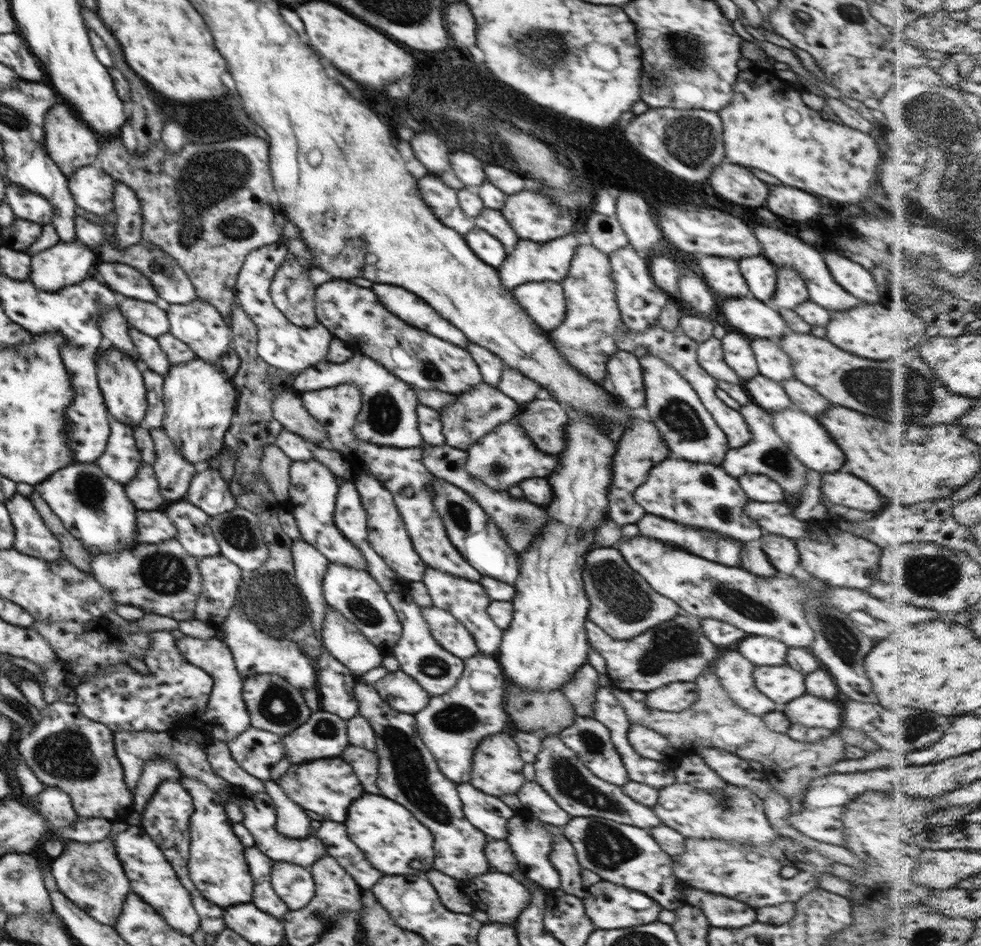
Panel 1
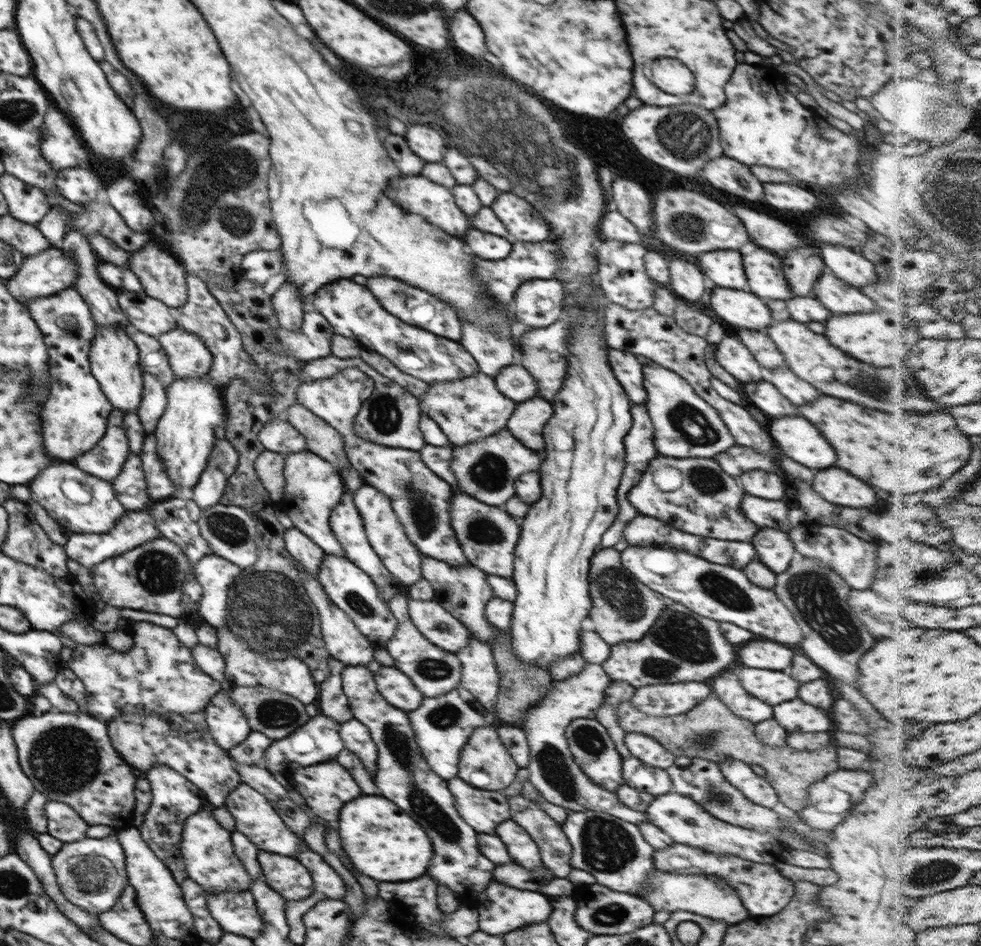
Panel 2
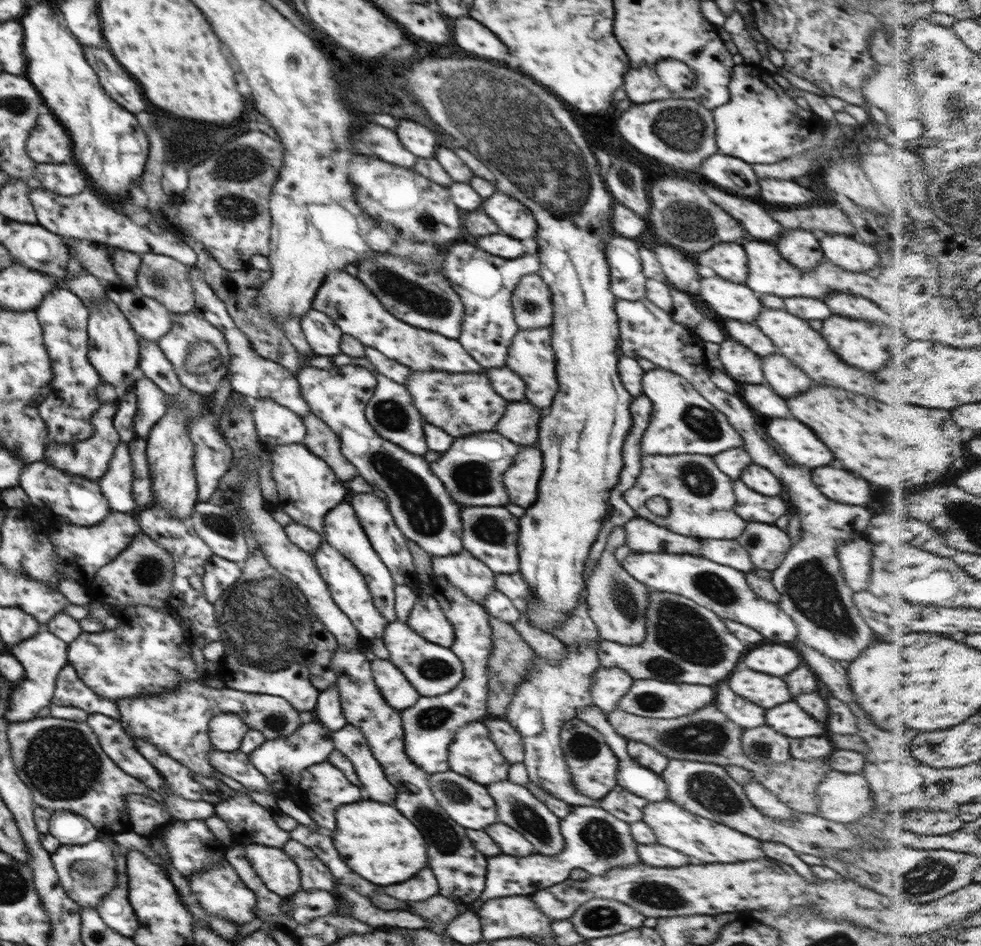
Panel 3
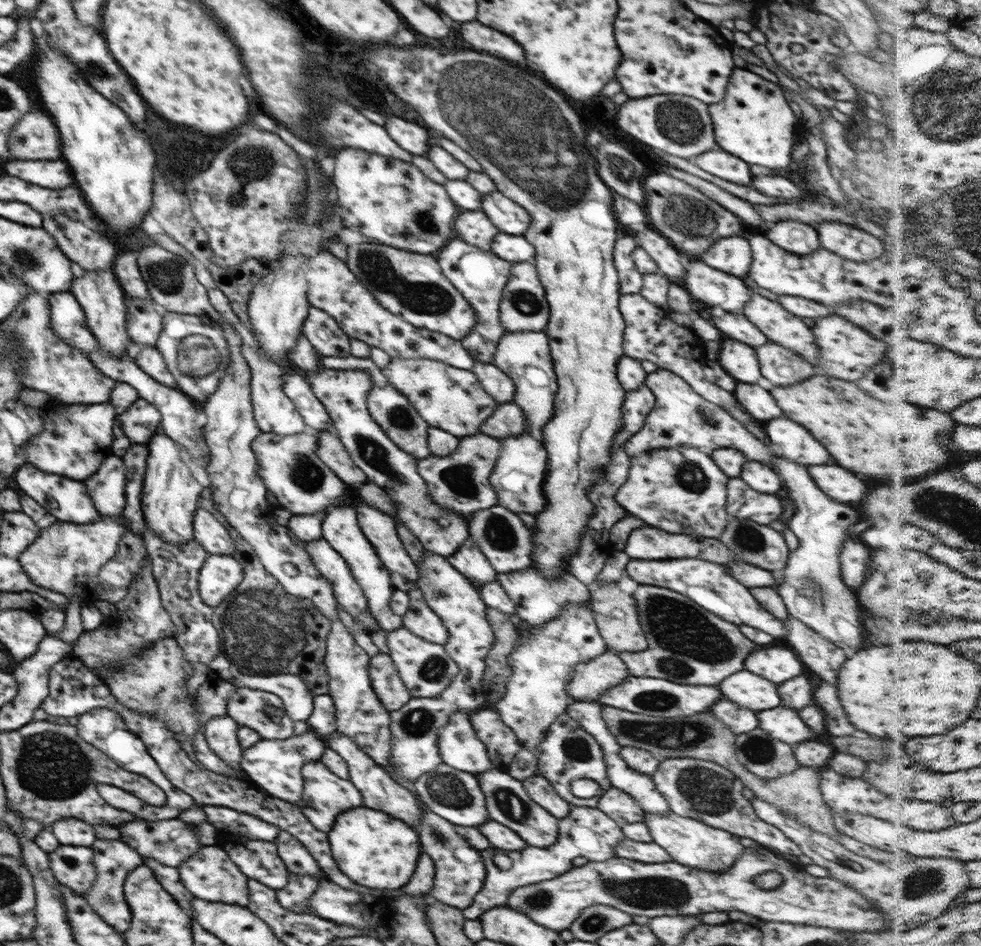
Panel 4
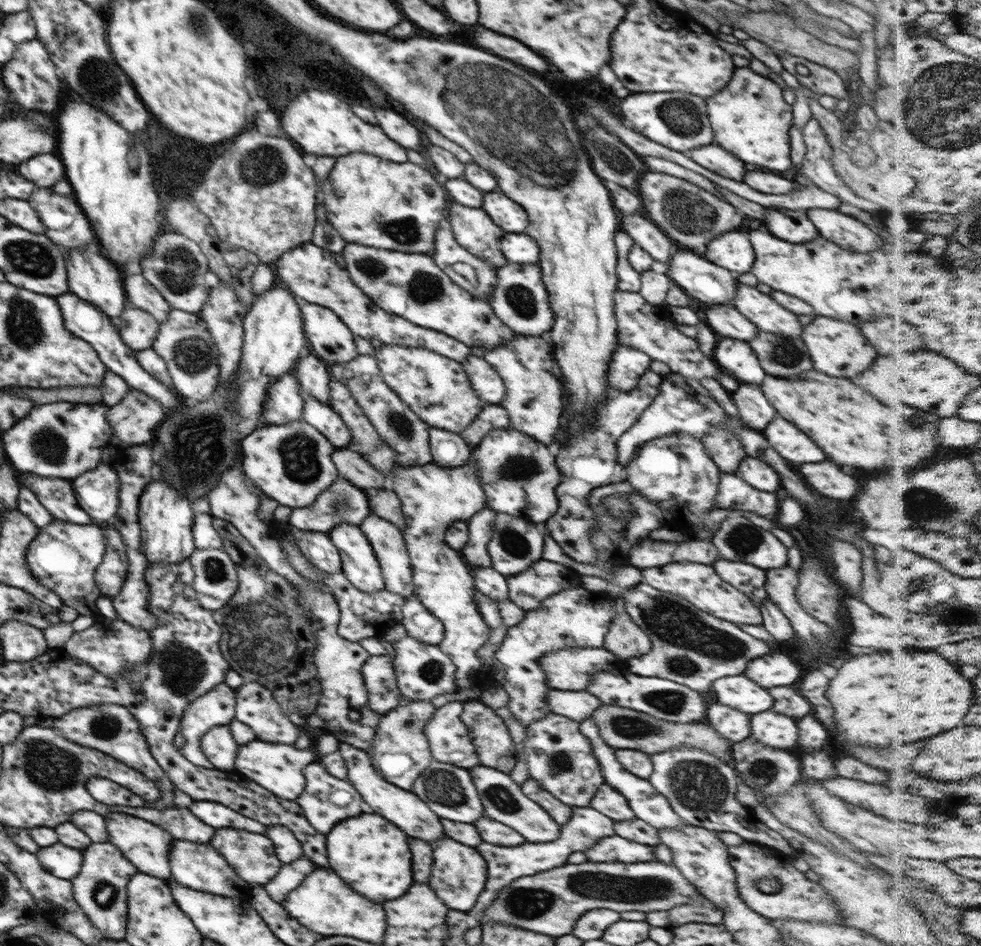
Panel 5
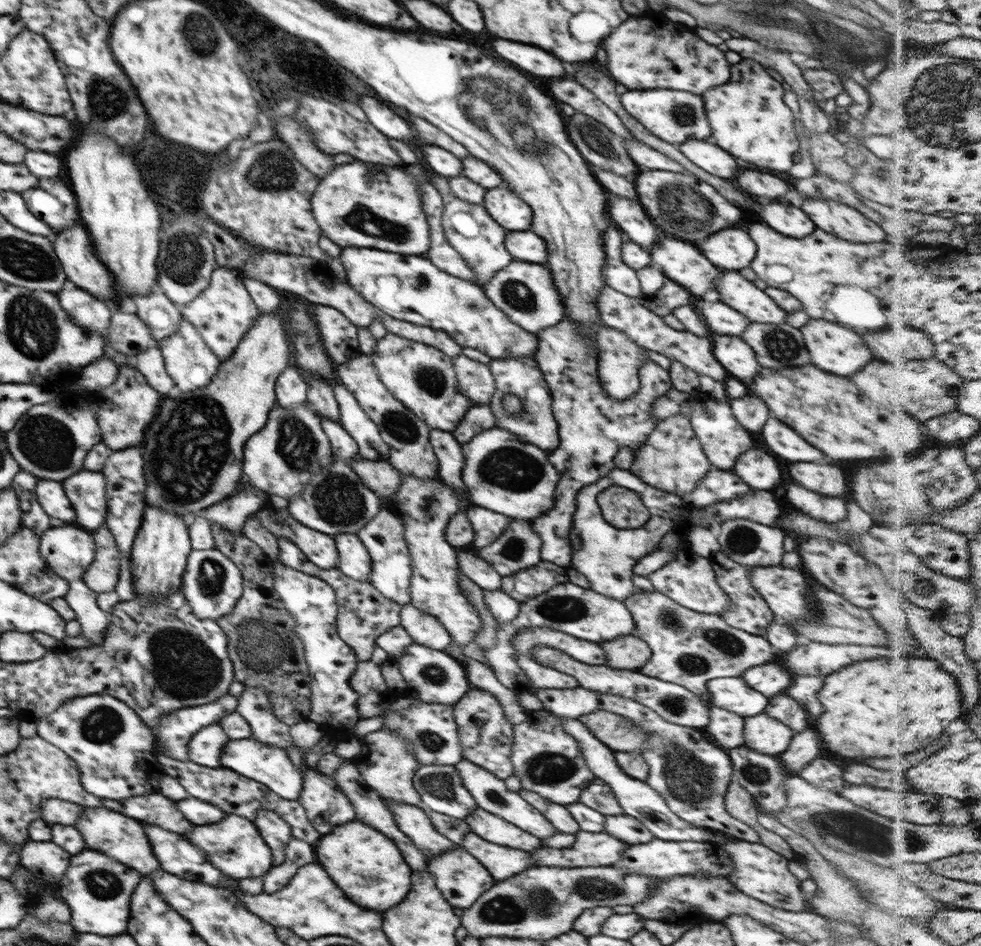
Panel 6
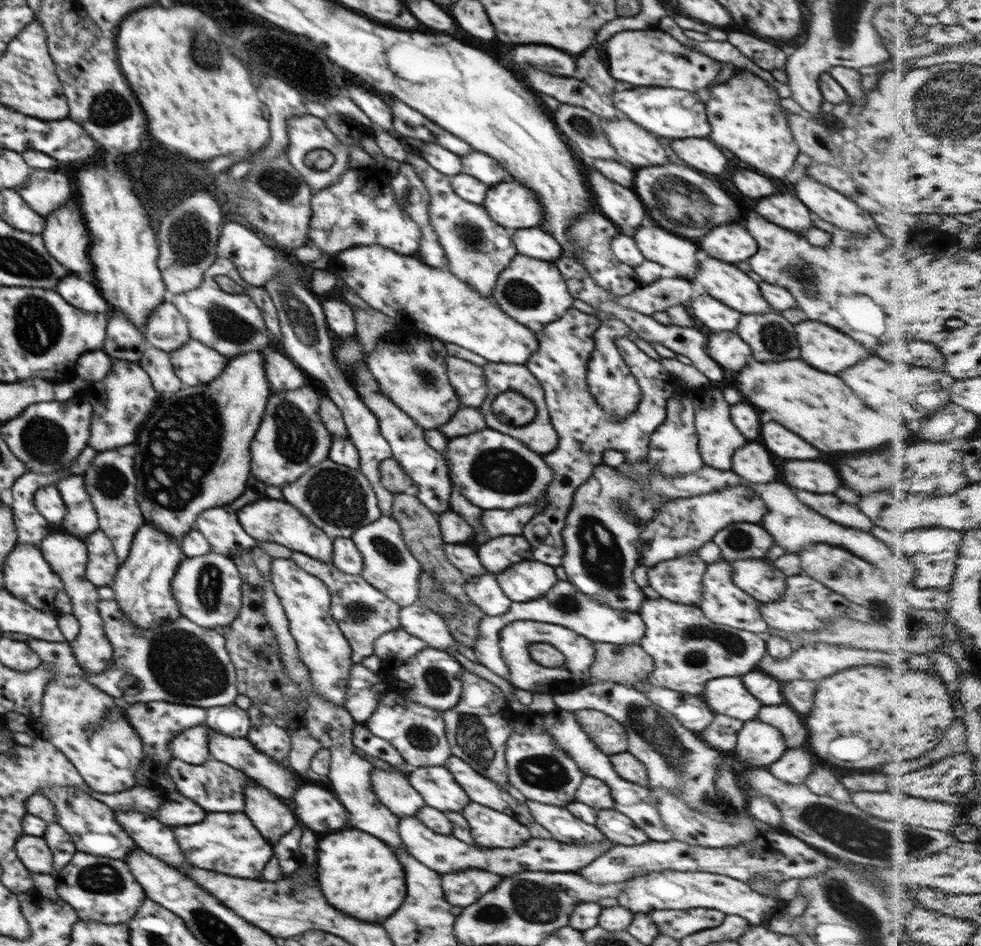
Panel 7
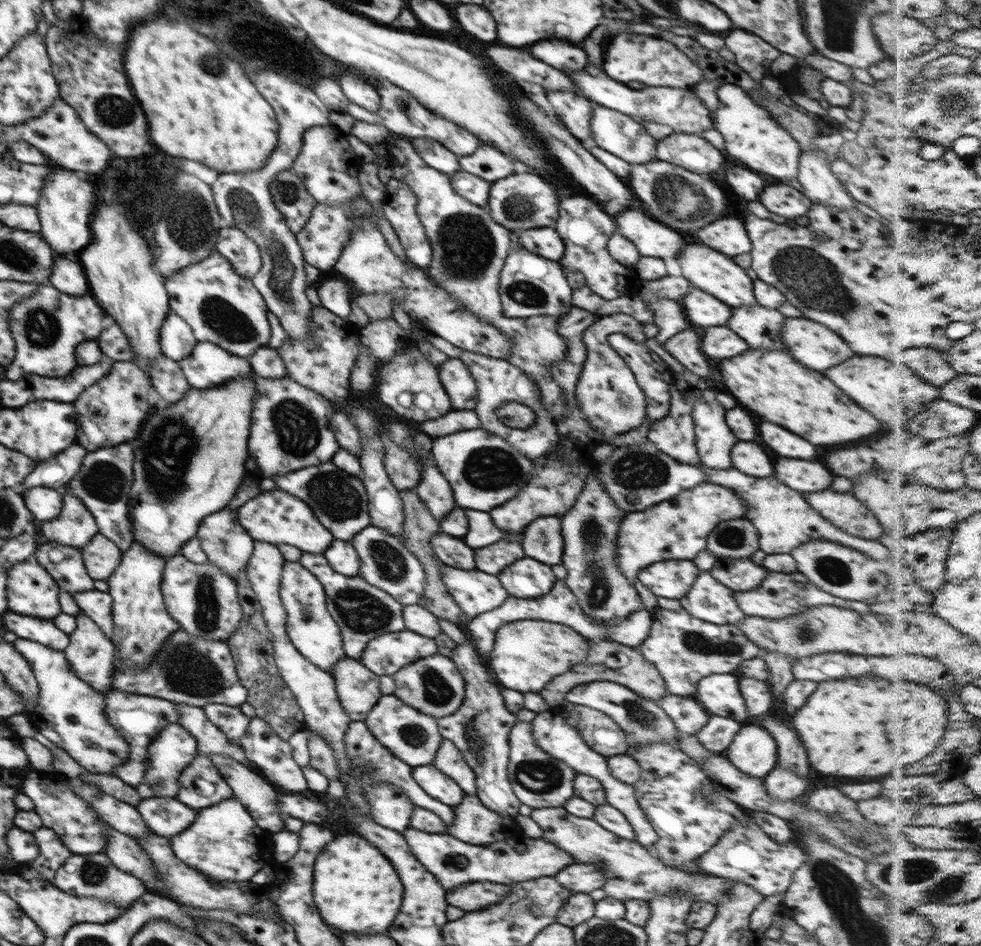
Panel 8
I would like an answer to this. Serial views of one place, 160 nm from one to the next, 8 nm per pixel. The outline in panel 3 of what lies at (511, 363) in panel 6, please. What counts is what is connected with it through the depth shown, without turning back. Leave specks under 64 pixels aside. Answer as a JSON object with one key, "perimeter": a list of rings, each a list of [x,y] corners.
{"perimeter":[[[551,327],[519,331],[510,344],[510,352],[508,352],[508,360],[506,360],[506,367],[519,374],[520,378],[526,382],[527,390],[524,401],[545,412],[551,407],[559,388],[551,342]]]}

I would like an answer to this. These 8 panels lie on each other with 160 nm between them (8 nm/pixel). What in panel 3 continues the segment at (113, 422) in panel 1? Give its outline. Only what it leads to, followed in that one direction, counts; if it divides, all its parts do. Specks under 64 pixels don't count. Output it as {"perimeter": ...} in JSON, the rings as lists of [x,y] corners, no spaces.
{"perimeter":[[[117,400],[102,404],[91,416],[91,425],[94,428],[92,438],[44,448],[44,462],[48,462],[50,466],[56,466],[56,468],[60,468],[60,470],[64,470],[68,474],[76,474],[76,476],[84,476],[84,478],[100,478],[104,476],[104,472],[108,472],[108,464],[110,464],[115,448],[120,444],[121,439],[113,425],[113,418],[117,408]]]}

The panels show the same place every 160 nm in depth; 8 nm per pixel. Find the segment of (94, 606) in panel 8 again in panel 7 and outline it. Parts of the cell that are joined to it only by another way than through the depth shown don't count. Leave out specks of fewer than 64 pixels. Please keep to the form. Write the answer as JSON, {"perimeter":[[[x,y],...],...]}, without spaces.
{"perimeter":[[[100,599],[98,611],[103,620],[103,629],[113,648],[112,662],[109,668],[99,674],[86,674],[85,679],[114,697],[122,704],[147,703],[150,700],[166,701],[184,706],[210,708],[234,704],[239,695],[235,665],[228,654],[224,635],[220,630],[204,628],[181,616],[170,622],[164,622],[152,630],[137,628],[118,607],[114,599]]]}

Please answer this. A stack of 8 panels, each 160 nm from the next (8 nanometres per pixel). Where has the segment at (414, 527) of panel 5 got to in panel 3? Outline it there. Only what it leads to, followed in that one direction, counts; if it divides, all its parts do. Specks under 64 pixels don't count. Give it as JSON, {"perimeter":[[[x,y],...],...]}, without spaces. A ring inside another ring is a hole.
{"perimeter":[[[494,431],[479,432],[467,437],[455,438],[451,447],[442,454],[440,460],[434,464],[429,464],[432,474],[435,474],[446,487],[446,490],[460,506],[506,506],[509,496],[504,484],[502,484],[502,474],[510,468],[510,464],[516,462],[516,453],[519,452],[519,445],[500,433]],[[435,577],[432,596],[439,601],[444,616],[452,623],[455,630],[454,644],[449,648],[461,660],[463,676],[450,693],[438,697],[422,696],[415,705],[401,711],[404,731],[404,750],[411,761],[428,774],[450,770],[448,762],[449,744],[452,742],[456,728],[486,719],[490,716],[487,709],[488,675],[487,666],[493,649],[490,615],[481,604],[472,602],[450,580]]]}

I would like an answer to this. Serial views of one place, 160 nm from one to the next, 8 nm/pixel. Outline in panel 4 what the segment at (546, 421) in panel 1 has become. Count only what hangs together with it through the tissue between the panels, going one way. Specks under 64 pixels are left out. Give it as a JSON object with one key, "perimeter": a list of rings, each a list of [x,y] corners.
{"perimeter":[[[501,403],[480,425],[479,432],[497,439],[518,436],[527,432],[525,422],[526,417],[516,403]]]}

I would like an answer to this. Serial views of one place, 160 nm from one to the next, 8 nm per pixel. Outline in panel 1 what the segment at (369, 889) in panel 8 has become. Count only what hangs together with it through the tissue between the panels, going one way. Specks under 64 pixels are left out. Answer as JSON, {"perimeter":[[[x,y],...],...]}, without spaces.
{"perimeter":[[[364,794],[348,808],[344,824],[348,838],[360,846],[366,860],[382,874],[420,874],[432,870],[432,834],[398,802],[376,794]]]}

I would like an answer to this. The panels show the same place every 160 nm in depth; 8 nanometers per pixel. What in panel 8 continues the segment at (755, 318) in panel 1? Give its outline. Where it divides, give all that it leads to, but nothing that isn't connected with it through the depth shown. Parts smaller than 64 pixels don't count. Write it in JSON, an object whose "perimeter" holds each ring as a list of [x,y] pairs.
{"perimeter":[[[623,210],[615,217],[617,233],[631,240],[641,256],[677,258],[684,248],[684,238],[640,210]]]}

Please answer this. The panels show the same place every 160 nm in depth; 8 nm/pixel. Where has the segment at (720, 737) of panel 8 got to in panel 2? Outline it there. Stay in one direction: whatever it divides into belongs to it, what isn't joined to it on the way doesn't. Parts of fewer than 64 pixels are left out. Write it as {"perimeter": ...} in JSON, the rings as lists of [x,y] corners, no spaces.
{"perimeter":[[[728,670],[712,682],[711,690],[736,716],[753,723],[772,718],[772,706],[750,696],[738,682],[736,670]]]}

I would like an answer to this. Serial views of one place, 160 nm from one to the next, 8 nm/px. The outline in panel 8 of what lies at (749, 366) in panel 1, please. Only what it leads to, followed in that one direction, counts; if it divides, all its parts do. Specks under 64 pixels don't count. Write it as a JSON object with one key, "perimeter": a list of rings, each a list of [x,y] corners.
{"perimeter":[[[712,326],[712,328],[704,330],[704,338],[701,342],[702,350],[708,356],[718,358],[718,360],[732,358],[732,356],[738,356],[744,350],[748,350],[748,344],[726,326]]]}

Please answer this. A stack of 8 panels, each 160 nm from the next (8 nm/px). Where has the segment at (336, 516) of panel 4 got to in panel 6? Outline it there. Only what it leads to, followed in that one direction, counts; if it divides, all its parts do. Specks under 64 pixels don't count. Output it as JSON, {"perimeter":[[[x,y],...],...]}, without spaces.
{"perimeter":[[[357,533],[337,534],[334,538],[339,554],[336,567],[354,580],[369,582],[372,572],[371,556]]]}

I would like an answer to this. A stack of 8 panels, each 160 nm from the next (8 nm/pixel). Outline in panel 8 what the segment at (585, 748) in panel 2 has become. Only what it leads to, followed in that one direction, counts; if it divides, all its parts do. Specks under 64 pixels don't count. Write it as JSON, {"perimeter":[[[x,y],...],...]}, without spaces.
{"perimeter":[[[517,722],[509,732],[509,763],[507,775],[514,794],[520,803],[533,809],[564,807],[569,798],[575,795],[573,780],[577,772],[565,762],[546,754],[536,746],[532,736],[533,726],[530,722]]]}

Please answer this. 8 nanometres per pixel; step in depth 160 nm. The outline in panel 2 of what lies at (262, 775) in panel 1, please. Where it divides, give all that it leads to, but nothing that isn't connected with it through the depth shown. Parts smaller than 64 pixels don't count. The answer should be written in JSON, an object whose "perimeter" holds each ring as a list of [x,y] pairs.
{"perimeter":[[[250,731],[250,734],[234,748],[231,748],[225,757],[234,763],[259,766],[265,768],[265,754],[269,746],[274,742],[265,734],[258,731]]]}

